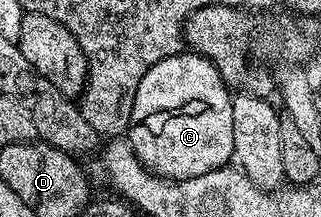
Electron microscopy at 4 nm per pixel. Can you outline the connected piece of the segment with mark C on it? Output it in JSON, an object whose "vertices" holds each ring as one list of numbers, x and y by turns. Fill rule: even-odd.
{"vertices":[[181,51,175,53,173,57,162,59,142,75,142,83,138,83,138,91,134,95,134,111,130,115,130,128,126,134,126,140,131,145,134,155,144,166,159,177,164,177,167,181,181,181,182,179,194,179,198,175,206,175,206,171,225,168,233,160,234,151,234,111,232,110,233,94,230,92,223,79,218,75,212,61,200,57,191,51]]}

